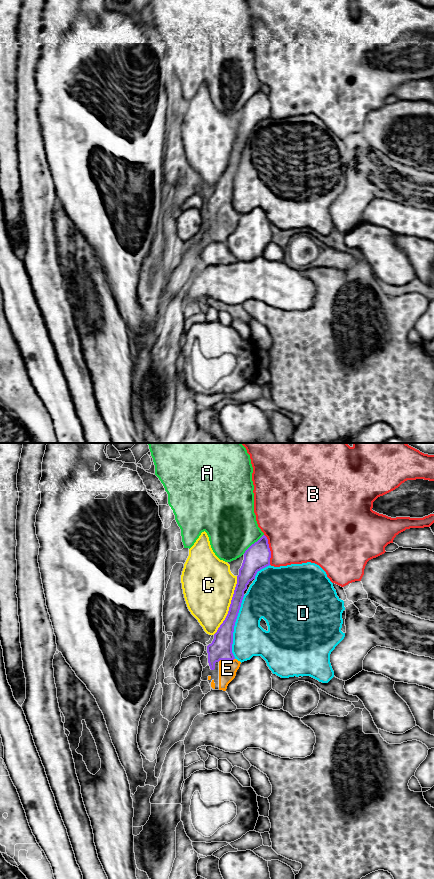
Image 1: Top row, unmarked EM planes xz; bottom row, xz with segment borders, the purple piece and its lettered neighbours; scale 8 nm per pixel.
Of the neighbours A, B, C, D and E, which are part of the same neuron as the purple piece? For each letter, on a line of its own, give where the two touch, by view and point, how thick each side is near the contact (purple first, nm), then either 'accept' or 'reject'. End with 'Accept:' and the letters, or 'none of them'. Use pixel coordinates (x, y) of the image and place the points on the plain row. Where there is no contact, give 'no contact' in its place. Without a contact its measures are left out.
A: meets purple in xz at (254, 95); 200 nm thick on the purple side, 420 nm on the other; reject
B: meets purple in xz at (269, 101); 200 nm thick on the purple side, 480 nm on the other; reject
C: meets purple in xz at (230, 157); 140 nm thick on the purple side, 420 nm on the other; reject
D: meets purple in xz at (233, 179); 180 nm thick on the purple side, 280 nm on the other; reject
E: meets purple in xz at (226, 211); 180 nm thick on the purple side, 140 nm on the other; accept
Accept: E

